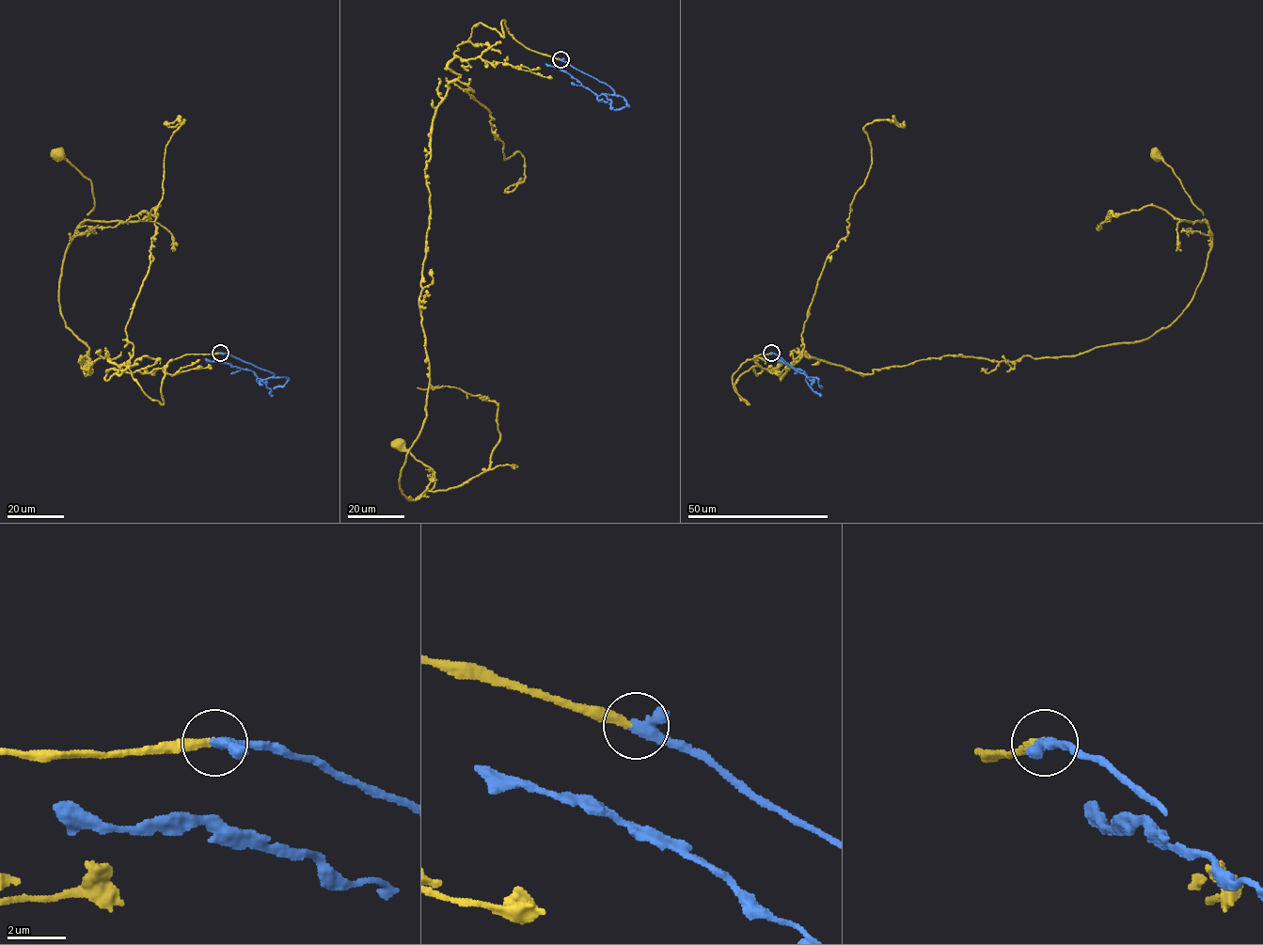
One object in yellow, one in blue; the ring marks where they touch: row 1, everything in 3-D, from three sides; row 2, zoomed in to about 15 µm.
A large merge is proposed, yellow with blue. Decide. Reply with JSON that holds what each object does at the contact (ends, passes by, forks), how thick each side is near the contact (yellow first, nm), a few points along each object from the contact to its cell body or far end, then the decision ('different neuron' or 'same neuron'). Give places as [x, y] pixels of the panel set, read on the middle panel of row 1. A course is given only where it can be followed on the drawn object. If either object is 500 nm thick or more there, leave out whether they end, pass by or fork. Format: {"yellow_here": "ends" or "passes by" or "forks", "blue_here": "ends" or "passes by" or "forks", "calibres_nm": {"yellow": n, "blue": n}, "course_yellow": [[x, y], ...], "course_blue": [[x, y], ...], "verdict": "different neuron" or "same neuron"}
{"yellow_here": "ends", "blue_here": "passes by", "calibres_nm": {"yellow": 260, "blue": 340}, "course_yellow": [[560, 59], [504, 21], [446, 69], [414, 500], [434, 471], [400, 443]], "course_blue": [[560, 59], [606, 83], [613, 94], [598, 96], [567, 73], [545, 64]], "verdict": "same neuron"}

